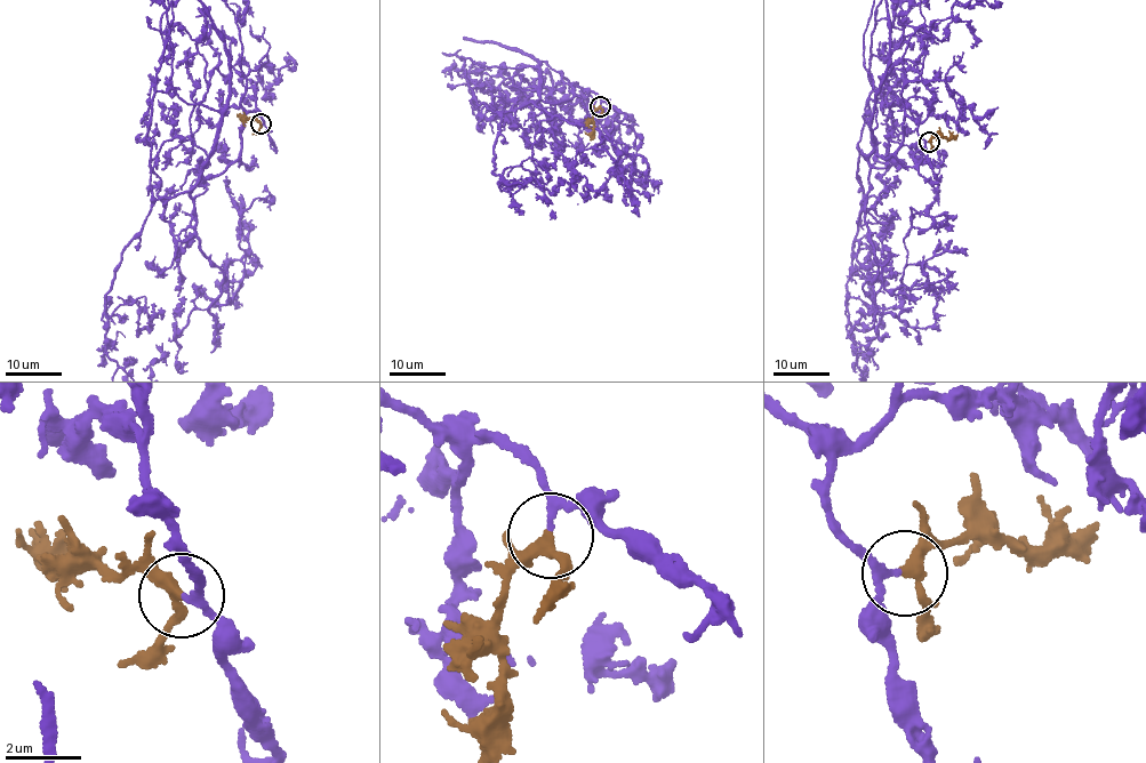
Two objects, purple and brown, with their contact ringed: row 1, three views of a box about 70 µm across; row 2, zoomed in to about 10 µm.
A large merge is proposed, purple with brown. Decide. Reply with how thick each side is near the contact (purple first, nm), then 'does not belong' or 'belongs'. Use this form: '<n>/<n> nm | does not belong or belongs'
150/280 nm | belongs

